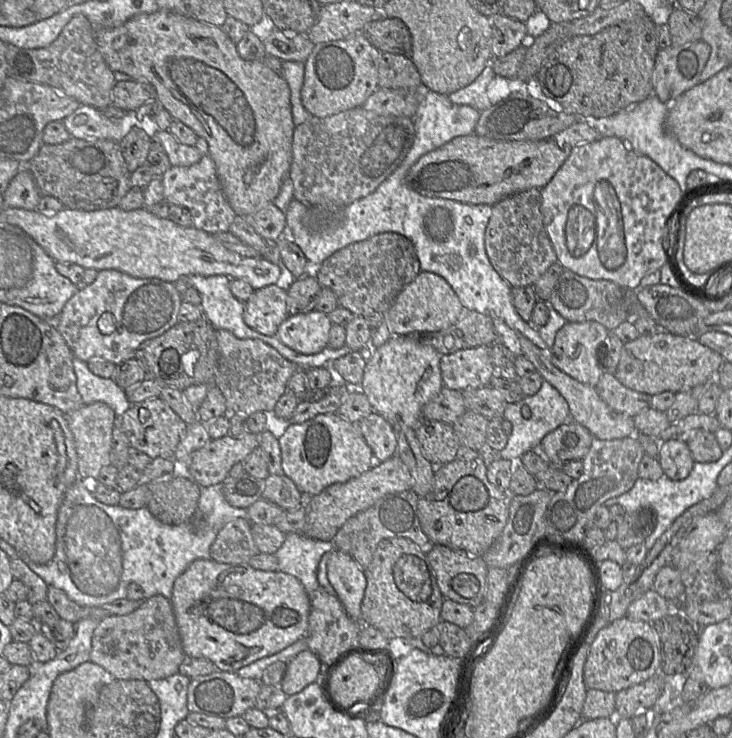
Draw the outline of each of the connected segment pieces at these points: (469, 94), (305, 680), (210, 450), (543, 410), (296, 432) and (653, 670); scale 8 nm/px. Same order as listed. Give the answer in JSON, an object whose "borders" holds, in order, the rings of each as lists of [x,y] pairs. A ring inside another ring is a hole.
{"borders":[[[[487,65],[470,85],[449,94],[448,98],[454,104],[468,105],[483,112],[492,105],[487,96],[487,87],[494,77],[494,70]]],[[[311,651],[298,653],[287,663],[287,668],[280,683],[281,690],[287,695],[294,695],[315,682],[320,673],[321,661]]],[[[253,433],[242,439],[230,435],[211,439],[192,453],[188,476],[201,488],[222,483],[229,476],[231,468],[257,447],[257,435]]],[[[544,380],[536,394],[526,396],[516,403],[507,403],[503,419],[511,422],[512,432],[508,436],[507,445],[499,452],[500,459],[521,460],[526,452],[538,451],[542,439],[564,424],[569,417],[567,401],[554,386]]],[[[319,414],[301,424],[291,423],[278,441],[284,474],[308,498],[332,484],[346,482],[363,474],[376,463],[358,424],[338,414]]],[[[625,616],[600,629],[589,644],[583,679],[587,689],[617,693],[655,676],[660,666],[661,643],[653,626]]]]}

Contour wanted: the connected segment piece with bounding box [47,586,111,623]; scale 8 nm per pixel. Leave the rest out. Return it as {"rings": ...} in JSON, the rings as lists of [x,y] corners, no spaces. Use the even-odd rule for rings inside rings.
{"rings":[[[48,586],[47,601],[62,619],[72,623],[77,623],[83,619],[101,621],[111,616],[111,613],[103,607],[87,607],[77,604],[63,590],[54,586]]]}

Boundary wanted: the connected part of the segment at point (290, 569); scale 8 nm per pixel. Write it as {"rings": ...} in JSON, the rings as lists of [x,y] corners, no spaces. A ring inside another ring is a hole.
{"rings":[[[288,533],[274,555],[279,571],[296,577],[310,596],[320,586],[317,572],[322,556],[334,549],[332,541],[311,539],[301,533]]]}

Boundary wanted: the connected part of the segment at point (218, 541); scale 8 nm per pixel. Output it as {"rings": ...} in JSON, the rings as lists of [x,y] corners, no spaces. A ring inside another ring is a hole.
{"rings":[[[234,519],[217,534],[211,547],[211,558],[219,563],[247,565],[249,560],[260,553],[251,532],[248,519]]]}

